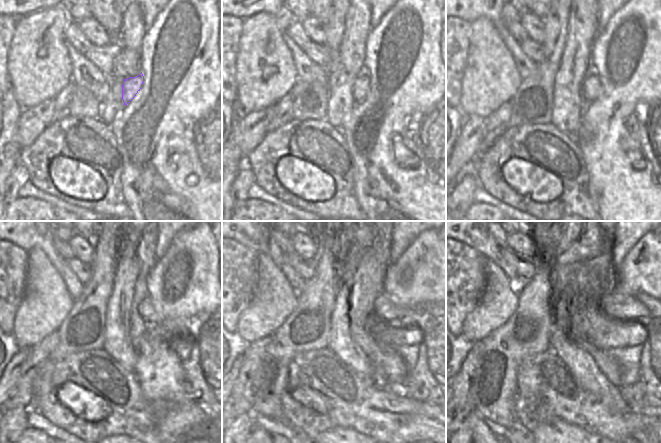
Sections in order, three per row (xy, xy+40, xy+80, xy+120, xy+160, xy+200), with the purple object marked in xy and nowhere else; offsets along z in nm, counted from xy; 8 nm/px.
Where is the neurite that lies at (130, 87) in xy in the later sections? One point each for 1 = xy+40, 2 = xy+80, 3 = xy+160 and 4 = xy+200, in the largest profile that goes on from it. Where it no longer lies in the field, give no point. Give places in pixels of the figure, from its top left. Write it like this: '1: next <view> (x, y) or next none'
1: next xy+40 (361, 85)
2: next xy+80 (591, 88)
3: next xy+160 (385, 310)
4: next xy+200 (621, 307)

